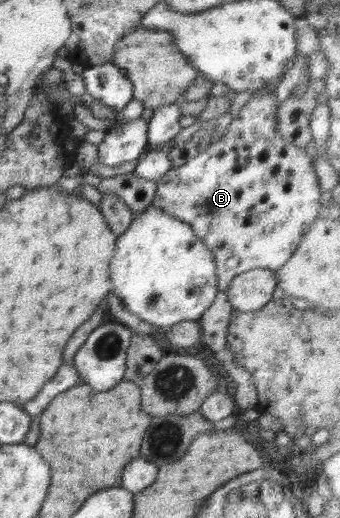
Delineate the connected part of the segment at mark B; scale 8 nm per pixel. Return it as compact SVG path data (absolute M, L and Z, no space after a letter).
M255 90L256 95L245 107L234 112L235 116L228 130L219 142L210 145L205 151L188 159L183 165L171 168L157 181L152 207L189 225L195 236L211 251L217 267L217 293L214 302L198 319L204 343L223 364L223 369L232 377L235 387L234 403L243 411L254 409L258 402L258 391L249 371L236 364L233 353L227 349L227 330L233 312L228 302L227 288L241 273L262 268L277 271L287 263L292 253L299 247L301 237L320 218L322 208L321 189L312 159L306 148L297 147L276 132L276 113L279 102L274 93Z

